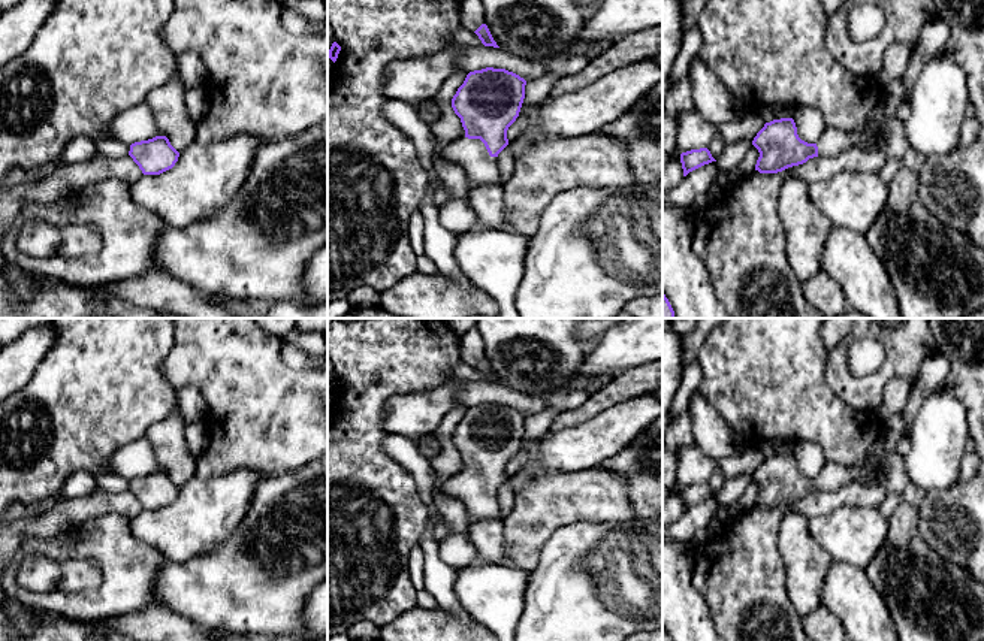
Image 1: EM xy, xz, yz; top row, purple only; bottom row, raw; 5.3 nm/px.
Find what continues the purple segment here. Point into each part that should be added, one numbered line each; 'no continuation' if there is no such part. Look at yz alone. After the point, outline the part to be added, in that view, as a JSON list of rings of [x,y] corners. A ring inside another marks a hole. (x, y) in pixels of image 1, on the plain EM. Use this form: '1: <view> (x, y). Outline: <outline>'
1: yz (833, 477). Outline: [[[878,424],[870,435],[873,436],[873,444],[867,453],[866,462],[858,469],[825,462],[824,468],[817,477],[818,492],[836,492],[846,484],[876,475],[885,457],[894,451],[902,435],[884,427],[882,424]]]

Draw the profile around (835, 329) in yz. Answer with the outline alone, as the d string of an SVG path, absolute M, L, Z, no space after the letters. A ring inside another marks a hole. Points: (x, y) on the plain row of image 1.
M825 318L822 341L827 351L833 350L851 330L855 318Z

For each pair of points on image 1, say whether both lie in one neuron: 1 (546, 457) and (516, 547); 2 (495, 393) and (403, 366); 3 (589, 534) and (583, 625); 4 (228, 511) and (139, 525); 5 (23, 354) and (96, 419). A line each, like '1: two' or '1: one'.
1: two
2: two
3: one
4: one
5: two

